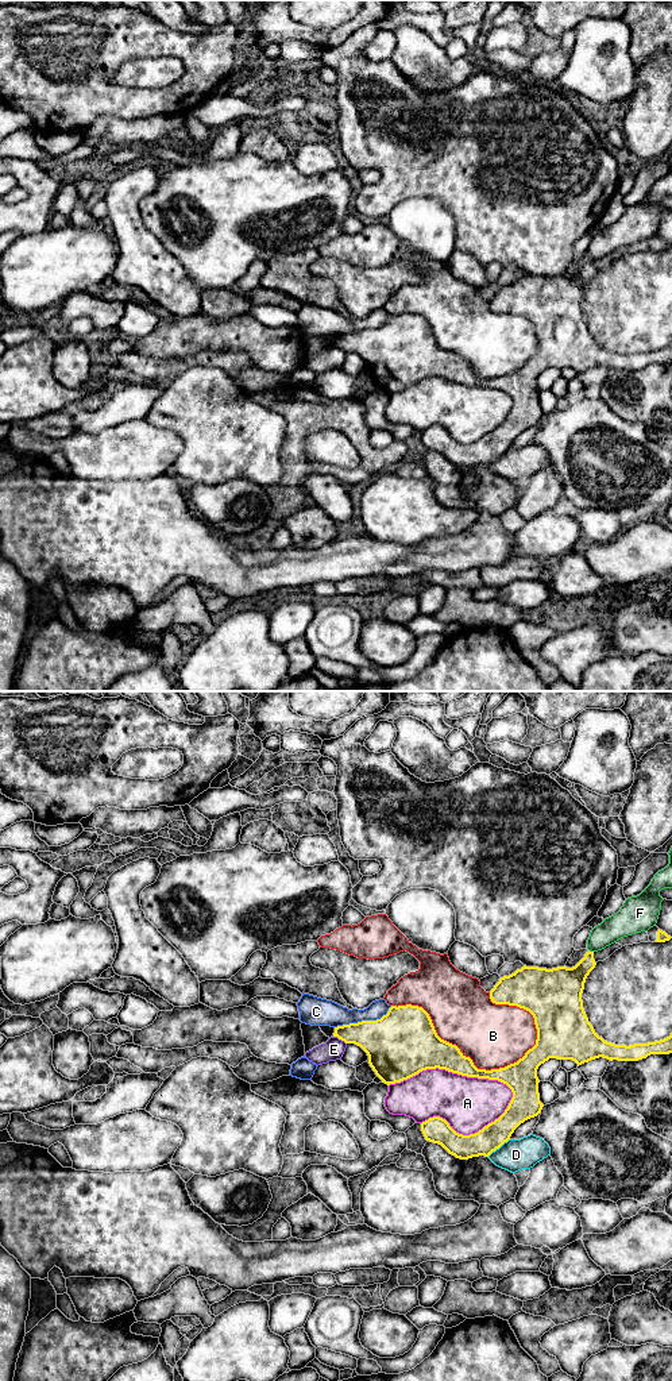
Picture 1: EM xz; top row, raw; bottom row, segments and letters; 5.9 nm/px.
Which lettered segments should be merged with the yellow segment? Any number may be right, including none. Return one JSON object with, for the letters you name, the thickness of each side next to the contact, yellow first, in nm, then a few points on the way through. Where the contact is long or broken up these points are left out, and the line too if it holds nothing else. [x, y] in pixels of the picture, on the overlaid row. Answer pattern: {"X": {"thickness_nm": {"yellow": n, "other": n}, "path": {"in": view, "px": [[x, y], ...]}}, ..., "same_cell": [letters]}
{"same_cell": []}

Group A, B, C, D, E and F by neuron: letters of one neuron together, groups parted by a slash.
A / B / C / D / E / F

